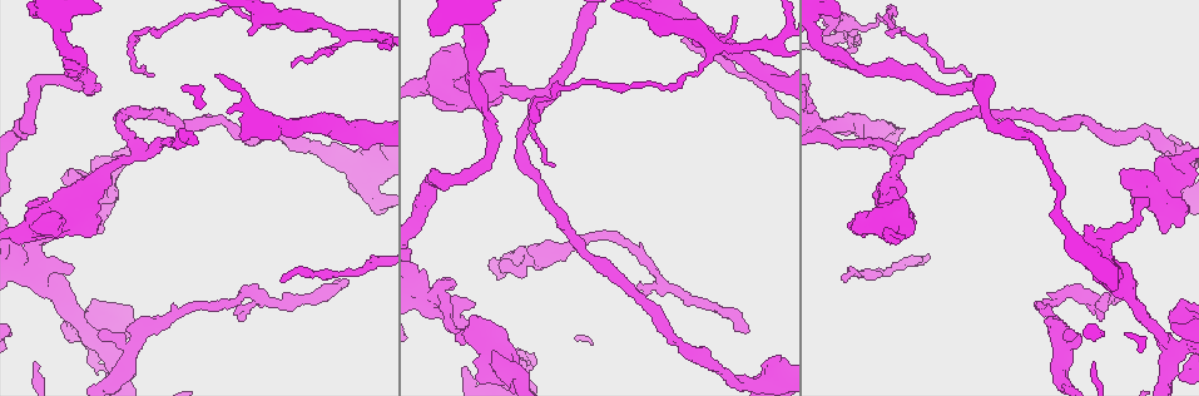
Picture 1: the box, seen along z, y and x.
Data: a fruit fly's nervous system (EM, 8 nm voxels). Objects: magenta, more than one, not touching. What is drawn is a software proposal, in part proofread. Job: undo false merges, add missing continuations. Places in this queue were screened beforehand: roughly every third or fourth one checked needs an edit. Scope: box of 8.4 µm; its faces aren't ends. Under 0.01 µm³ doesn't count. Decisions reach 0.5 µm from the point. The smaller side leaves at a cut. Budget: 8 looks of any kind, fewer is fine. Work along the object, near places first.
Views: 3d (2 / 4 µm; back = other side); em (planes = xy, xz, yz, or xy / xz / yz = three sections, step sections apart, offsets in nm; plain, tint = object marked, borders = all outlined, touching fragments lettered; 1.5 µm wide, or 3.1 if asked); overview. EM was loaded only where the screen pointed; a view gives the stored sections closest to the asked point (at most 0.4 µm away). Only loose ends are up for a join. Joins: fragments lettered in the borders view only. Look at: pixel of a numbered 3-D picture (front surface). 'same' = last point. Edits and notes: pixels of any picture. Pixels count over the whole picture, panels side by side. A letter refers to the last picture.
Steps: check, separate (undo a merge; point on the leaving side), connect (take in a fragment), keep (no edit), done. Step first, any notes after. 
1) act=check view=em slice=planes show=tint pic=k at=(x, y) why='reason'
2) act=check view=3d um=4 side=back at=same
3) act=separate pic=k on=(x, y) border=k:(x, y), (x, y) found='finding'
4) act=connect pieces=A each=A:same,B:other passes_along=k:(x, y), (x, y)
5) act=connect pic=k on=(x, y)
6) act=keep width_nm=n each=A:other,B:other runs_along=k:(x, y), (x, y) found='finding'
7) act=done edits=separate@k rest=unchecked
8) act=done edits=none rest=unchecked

act=check view=em slice=planes show=tint pic=1 at=(1172, 349) why='abrupt turn'

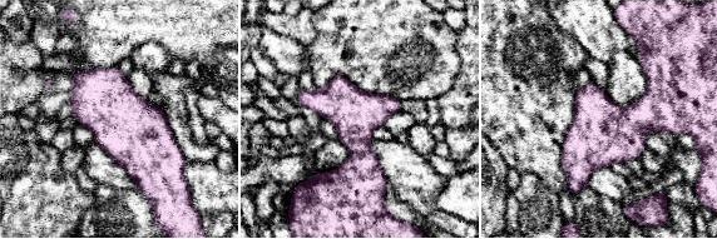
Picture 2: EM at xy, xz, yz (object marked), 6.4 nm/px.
act=check view=em slice=planes show=borders at=same

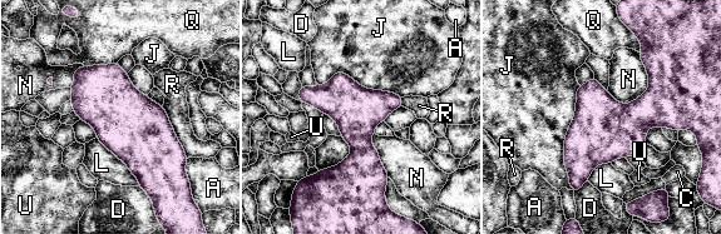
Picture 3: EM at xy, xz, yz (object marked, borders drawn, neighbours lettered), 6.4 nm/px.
act=keep each=A:other,C:other,D:other,J:other,L:other,N:other,Q:other,R:other,U:other found='continuous, no second neuron'

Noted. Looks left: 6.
act=check view=em slice=planes show=tint pic=1 at=(527, 95) why='abrupt turn'

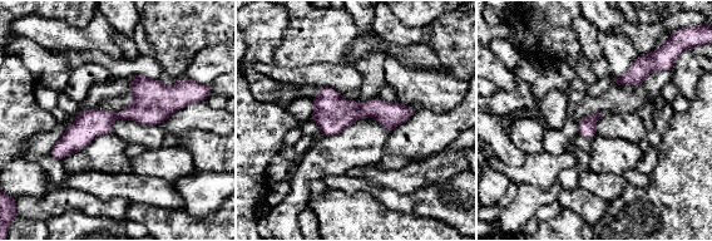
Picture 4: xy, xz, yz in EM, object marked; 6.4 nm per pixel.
act=check view=em slice=planes show=borders at=same

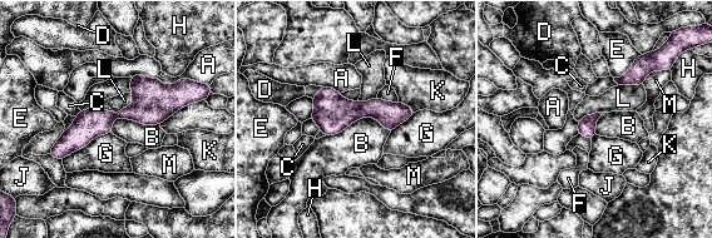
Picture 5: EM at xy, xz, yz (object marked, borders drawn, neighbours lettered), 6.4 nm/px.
act=keep each=A:other,B:other,C:other,D:other,E:other,F:other,G:other,H:other,J:other,K:other,L:other,M:other found='one neuron here'

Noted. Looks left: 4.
act=check view=em slice=yz step=4 show=borders pic=1 at=(237, 318) why='tapers out'

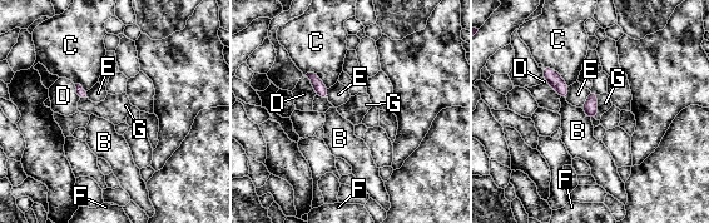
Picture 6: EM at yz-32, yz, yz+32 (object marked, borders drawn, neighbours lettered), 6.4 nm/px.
act=check view=em slice=planes show=borders at=same why='cut it another way'

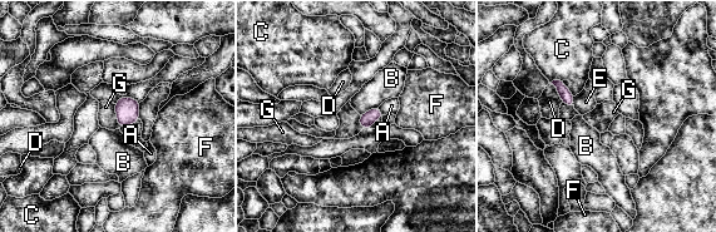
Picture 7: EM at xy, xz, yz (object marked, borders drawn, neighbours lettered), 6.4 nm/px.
act=keep width_nm=90 each=A:other,B:other,C:other,D:other,E:other,F:other,G:other border=7:(114, 104), (119, 127) found='none of them fits'

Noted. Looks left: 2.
act=done edits=none rest=unchecked

